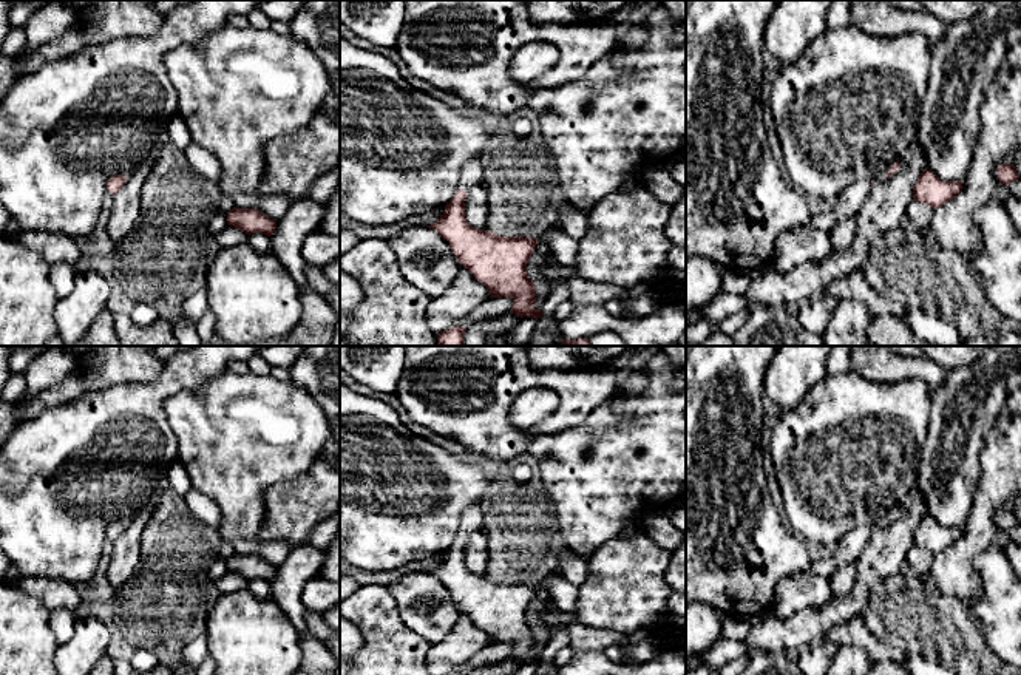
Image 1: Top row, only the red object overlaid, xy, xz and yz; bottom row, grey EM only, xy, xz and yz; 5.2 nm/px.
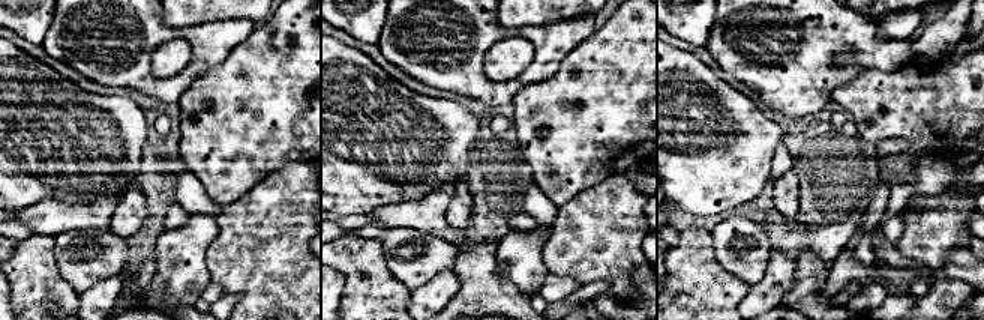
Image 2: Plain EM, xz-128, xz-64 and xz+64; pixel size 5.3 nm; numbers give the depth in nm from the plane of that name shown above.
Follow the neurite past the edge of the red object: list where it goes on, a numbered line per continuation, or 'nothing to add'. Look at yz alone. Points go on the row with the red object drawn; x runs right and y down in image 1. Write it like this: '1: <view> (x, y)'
nothing to add

